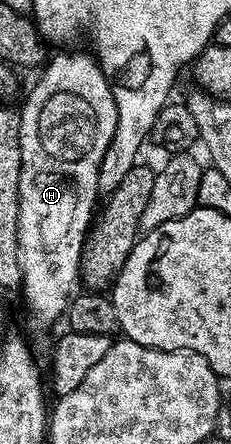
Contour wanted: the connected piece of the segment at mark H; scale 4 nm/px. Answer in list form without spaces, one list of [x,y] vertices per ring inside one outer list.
[[[61,50],[58,56],[50,55],[47,63],[40,69],[41,77],[37,85],[29,92],[25,105],[19,108],[21,121],[19,122],[19,154],[21,155],[21,173],[19,174],[19,266],[21,267],[20,295],[25,295],[25,304],[33,315],[37,324],[53,324],[57,319],[66,315],[71,297],[78,291],[81,279],[81,253],[85,251],[85,242],[94,223],[93,207],[97,204],[99,193],[97,183],[99,182],[99,166],[103,162],[103,154],[111,146],[111,138],[115,134],[117,125],[117,107],[113,97],[113,87],[105,76],[100,64],[92,55],[85,52],[69,52],[73,50]]]

